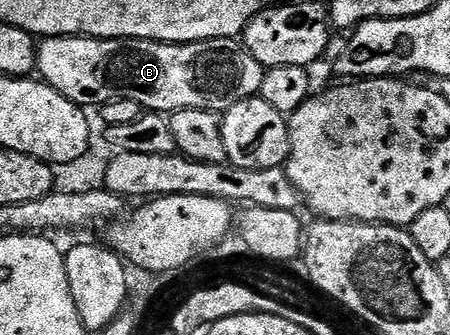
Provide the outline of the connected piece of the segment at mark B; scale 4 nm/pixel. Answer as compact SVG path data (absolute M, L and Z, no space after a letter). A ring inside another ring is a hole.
M45 37L36 51L36 69L45 85L81 107L99 107L118 99L134 99L134 103L153 113L171 115L179 109L205 109L220 115L234 107L234 103L242 103L259 94L265 66L260 65L248 48L234 37L183 43L143 41L137 37Z

